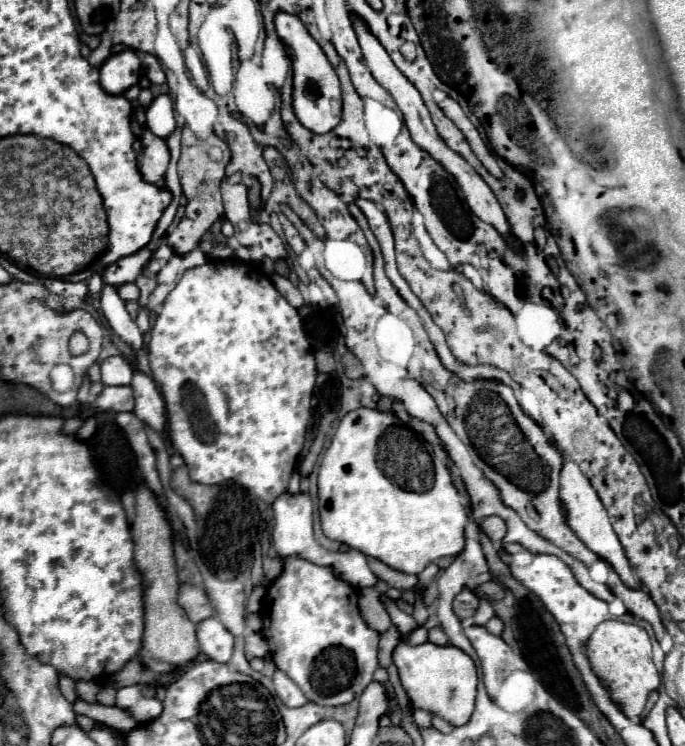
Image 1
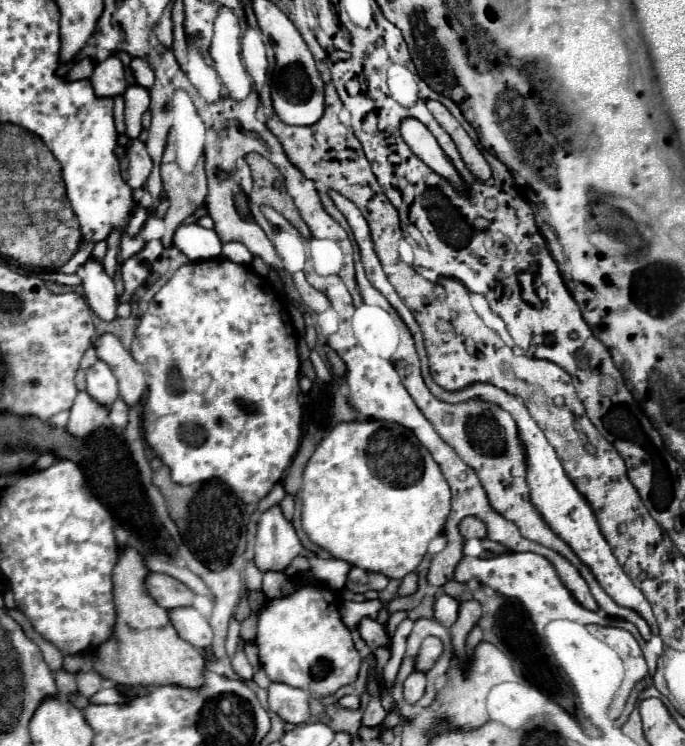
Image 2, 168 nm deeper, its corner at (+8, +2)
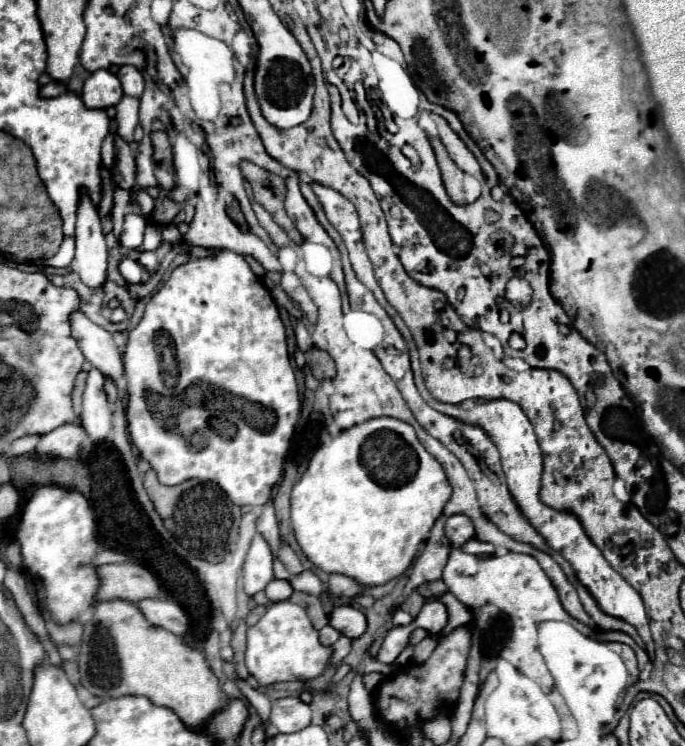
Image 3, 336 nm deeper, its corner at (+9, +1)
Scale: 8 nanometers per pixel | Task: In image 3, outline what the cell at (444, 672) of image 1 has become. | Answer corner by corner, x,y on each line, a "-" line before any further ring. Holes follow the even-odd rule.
338,606
338,608
334,608
328,622
348,638
360,638
368,628
366,616
354,606

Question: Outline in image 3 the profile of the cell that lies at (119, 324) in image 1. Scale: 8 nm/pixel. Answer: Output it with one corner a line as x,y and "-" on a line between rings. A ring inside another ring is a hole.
86,194
80,198
78,222
75,226
75,256
72,270
80,280
98,290
106,282
106,240
100,226
100,216

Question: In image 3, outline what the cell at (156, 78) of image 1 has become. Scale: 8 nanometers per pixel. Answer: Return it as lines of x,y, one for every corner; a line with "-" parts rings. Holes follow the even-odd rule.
122,66
118,70
118,78
124,86
124,94
132,94
136,98
142,96
144,92
144,76
140,74
140,70
136,66

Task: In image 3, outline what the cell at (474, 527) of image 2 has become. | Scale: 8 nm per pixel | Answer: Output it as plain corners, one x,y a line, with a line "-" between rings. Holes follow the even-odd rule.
456,514
452,518
448,518
446,522
446,536
448,540
452,542
452,546
462,546
464,542
472,540
474,538
474,524
468,516
462,516
462,514

